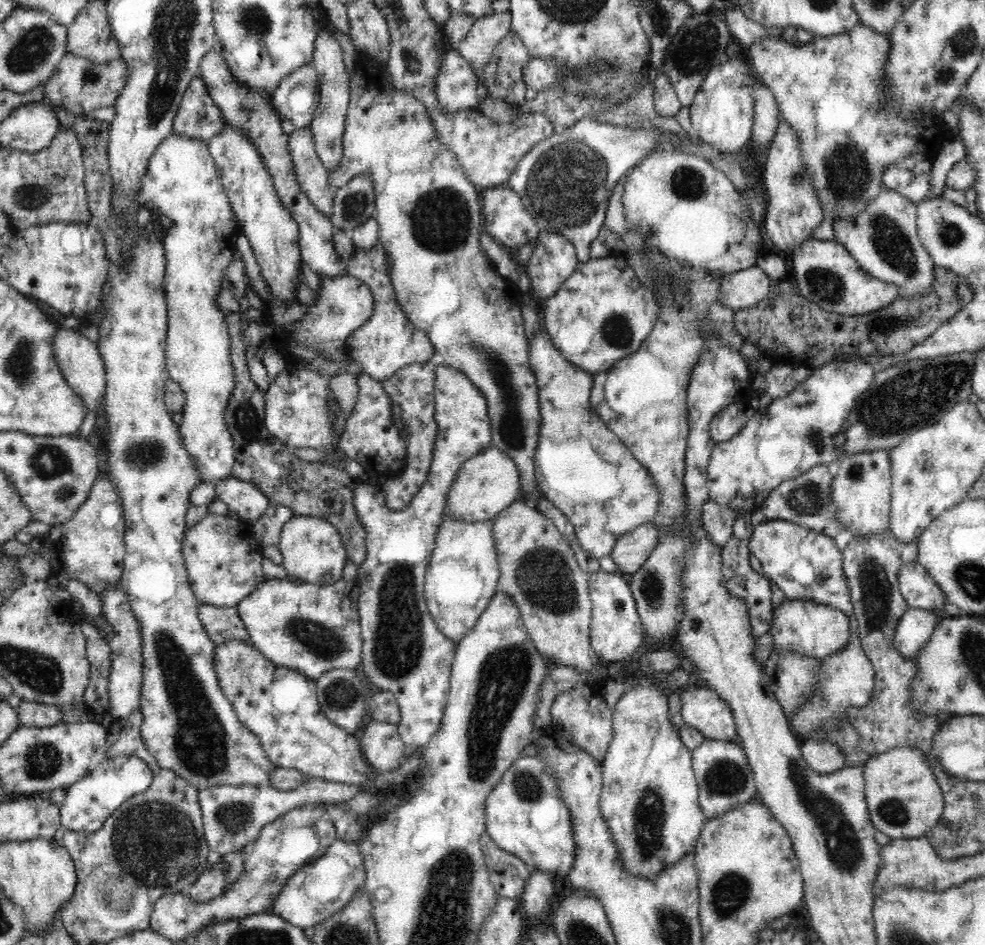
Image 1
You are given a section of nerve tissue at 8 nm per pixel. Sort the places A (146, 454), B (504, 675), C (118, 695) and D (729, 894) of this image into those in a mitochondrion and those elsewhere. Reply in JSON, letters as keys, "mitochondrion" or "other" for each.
{"A":"mitochondrion","B":"mitochondrion","C":"other","D":"mitochondrion"}

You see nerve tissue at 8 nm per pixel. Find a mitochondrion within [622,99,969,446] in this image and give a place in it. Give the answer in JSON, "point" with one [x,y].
{"point":[847,169]}

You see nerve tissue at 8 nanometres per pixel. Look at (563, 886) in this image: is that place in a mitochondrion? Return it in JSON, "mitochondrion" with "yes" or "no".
{"mitochondrion":"no"}

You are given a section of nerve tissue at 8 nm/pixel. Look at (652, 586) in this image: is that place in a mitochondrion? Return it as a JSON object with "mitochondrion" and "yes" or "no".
{"mitochondrion":"yes"}

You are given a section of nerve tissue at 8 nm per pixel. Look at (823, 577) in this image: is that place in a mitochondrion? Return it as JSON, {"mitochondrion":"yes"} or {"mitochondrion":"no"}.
{"mitochondrion":"yes"}

